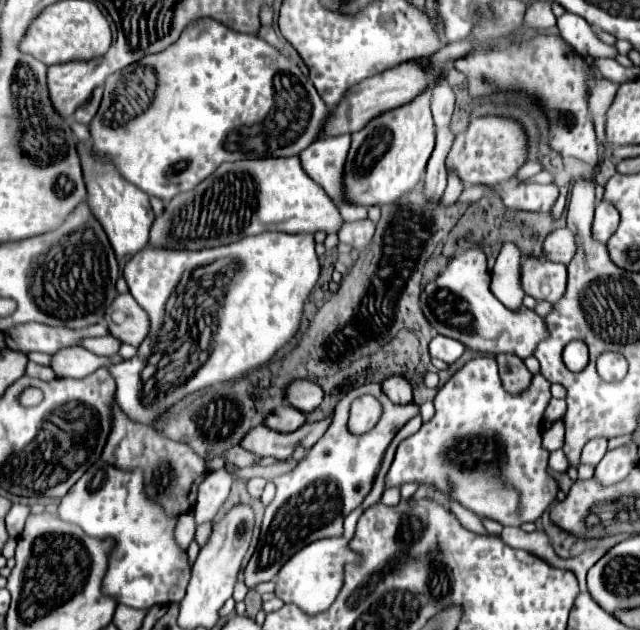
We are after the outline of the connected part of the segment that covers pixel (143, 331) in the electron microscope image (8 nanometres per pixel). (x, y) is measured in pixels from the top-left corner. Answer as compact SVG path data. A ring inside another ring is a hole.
M130 293L118 295L110 309L106 309L106 325L116 339L134 347L150 333L150 317Z

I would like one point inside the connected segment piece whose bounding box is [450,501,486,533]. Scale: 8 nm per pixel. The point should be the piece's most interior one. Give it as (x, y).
(467, 519)

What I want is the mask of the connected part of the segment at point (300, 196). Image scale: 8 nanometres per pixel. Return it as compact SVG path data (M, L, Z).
M270 157L222 163L190 193L174 197L156 219L150 243L176 249L204 249L234 243L264 231L282 233L338 233L344 225L328 193L302 169L300 159Z

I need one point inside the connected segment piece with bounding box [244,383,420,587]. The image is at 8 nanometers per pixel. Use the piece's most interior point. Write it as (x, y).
(338, 472)

